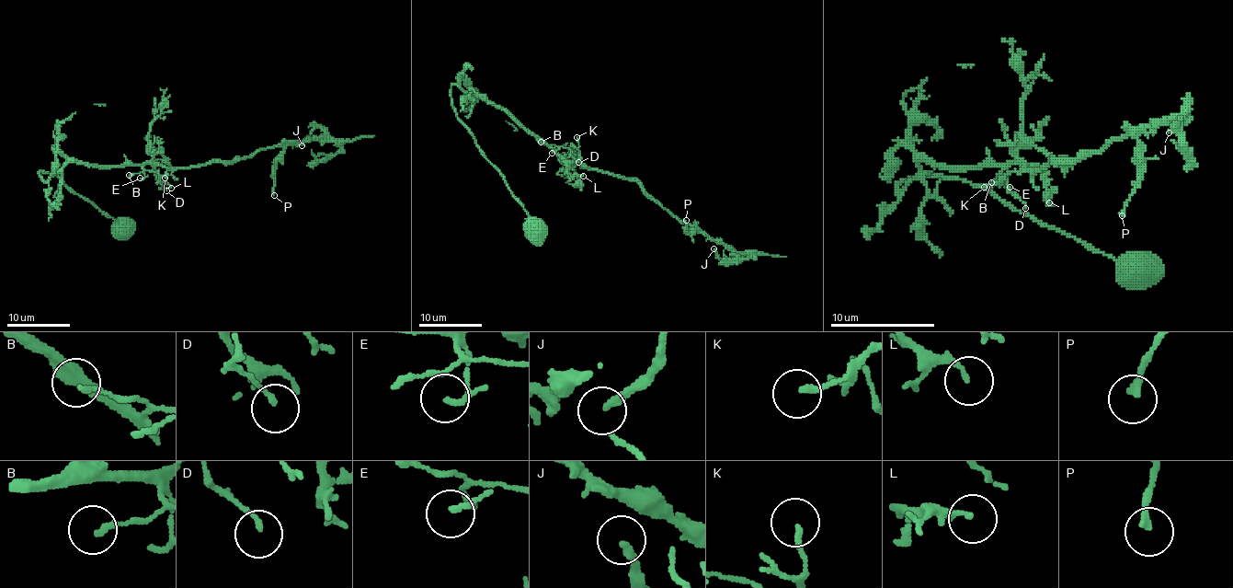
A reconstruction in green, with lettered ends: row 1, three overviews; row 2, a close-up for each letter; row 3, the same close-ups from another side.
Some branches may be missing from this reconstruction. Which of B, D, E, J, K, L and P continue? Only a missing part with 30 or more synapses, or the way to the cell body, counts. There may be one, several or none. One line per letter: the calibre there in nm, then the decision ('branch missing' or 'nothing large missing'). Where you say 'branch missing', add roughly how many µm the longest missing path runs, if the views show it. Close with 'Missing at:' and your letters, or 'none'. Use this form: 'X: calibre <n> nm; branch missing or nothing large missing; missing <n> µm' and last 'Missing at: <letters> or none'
B: calibre 160 nm; nothing large missing
D: calibre 120 nm; nothing large missing
E: calibre 130 nm; nothing large missing
J: calibre 150 nm; nothing large missing
K: calibre 160 nm; nothing large missing
L: calibre 160 nm; nothing large missing
P: calibre 200 nm; nothing large missing
Missing at: none

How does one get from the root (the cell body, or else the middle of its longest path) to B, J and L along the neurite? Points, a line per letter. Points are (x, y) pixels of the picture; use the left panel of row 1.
B: (120, 227), (56, 175), (39, 172), (39, 177), (47, 181), (75, 161), (140, 166), (142, 170), (129, 175)
J: (120, 227), (56, 175), (39, 172), (47, 181), (75, 161), (234, 162), (324, 132), (316, 128), (302, 145)
L: (120, 227), (56, 175), (39, 172), (47, 181), (75, 161), (149, 164), (171, 188)

